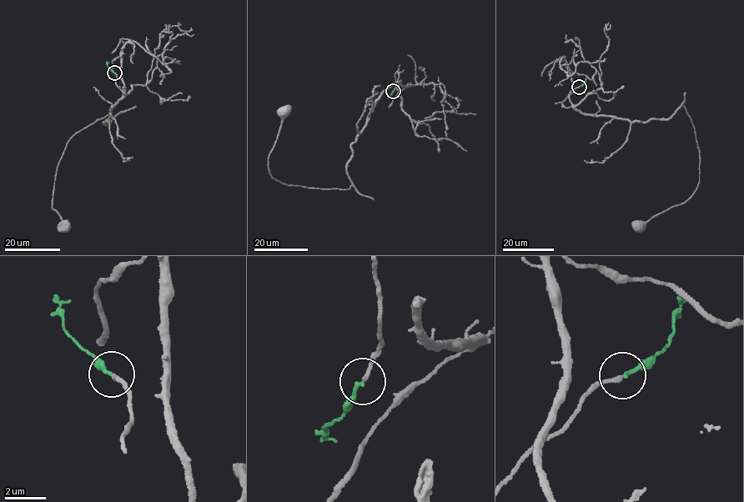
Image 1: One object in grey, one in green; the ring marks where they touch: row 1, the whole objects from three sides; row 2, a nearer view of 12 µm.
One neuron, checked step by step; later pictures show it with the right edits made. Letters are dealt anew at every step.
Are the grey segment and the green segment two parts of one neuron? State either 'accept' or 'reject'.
accept

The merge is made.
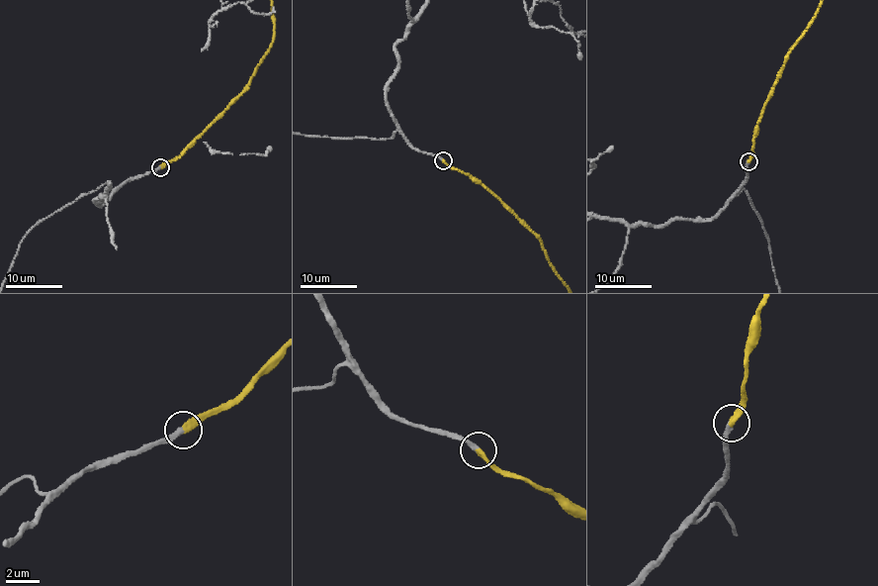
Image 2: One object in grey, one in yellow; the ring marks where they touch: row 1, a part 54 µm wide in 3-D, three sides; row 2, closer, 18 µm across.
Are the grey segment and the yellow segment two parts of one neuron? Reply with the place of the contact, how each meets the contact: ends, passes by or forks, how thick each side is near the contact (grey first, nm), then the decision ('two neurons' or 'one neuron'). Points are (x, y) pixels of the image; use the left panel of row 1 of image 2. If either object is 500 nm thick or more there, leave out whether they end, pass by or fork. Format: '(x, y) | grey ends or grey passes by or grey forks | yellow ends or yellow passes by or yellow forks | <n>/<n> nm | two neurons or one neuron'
(160, 167) | grey ends | yellow ends | 280/360 nm | one neuron

